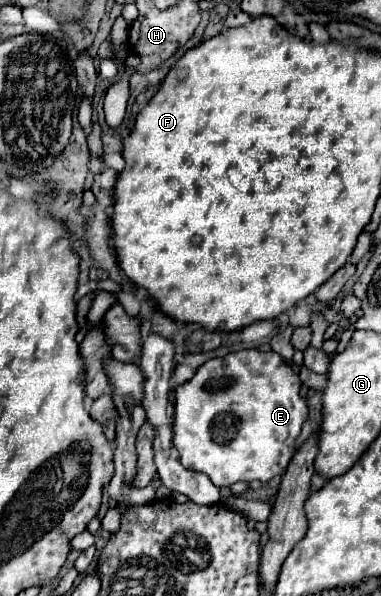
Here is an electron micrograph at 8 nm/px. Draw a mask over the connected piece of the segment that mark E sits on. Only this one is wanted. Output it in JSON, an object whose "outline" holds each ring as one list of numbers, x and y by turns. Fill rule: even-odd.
{"outline":[[245,349,203,363,191,381,175,389,173,445,179,451,183,467,205,473,217,487,229,487,237,481,251,483,255,479,267,483,273,477,283,475,309,415,309,407,299,395,299,387,299,375,273,351,263,353,257,349]]}

